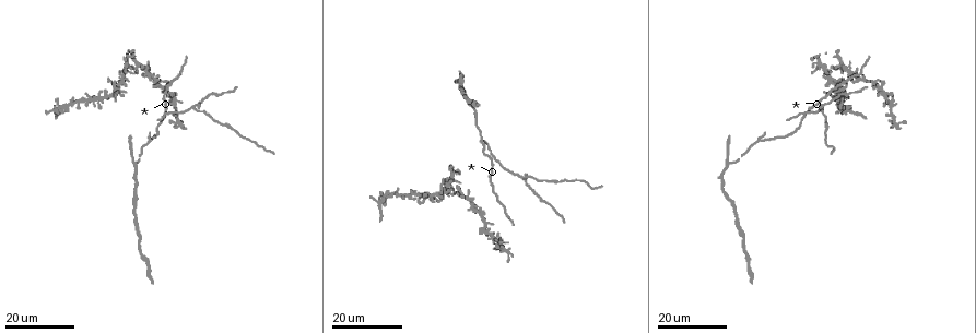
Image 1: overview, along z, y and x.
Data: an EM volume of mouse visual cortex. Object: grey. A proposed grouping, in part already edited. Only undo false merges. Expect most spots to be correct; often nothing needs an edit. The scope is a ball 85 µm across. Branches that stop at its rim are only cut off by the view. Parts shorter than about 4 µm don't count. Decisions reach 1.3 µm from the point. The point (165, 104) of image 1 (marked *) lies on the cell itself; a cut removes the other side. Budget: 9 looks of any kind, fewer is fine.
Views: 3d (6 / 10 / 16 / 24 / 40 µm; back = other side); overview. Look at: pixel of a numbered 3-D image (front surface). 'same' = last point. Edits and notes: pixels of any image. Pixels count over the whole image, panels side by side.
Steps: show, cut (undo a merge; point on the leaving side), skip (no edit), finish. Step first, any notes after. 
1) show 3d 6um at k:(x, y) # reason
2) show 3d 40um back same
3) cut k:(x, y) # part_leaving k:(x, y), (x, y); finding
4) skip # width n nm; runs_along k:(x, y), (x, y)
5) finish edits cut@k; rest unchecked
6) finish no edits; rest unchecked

show 3d 16um at 1:(492, 161)

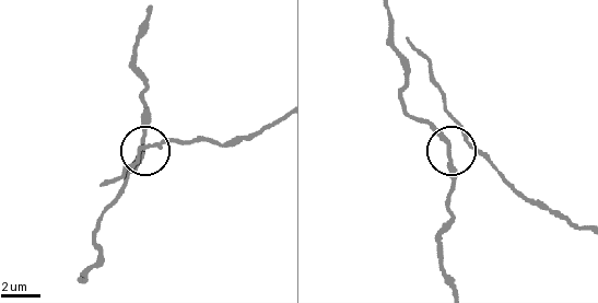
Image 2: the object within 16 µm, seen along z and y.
show 3d 6um at 2:(448, 142)

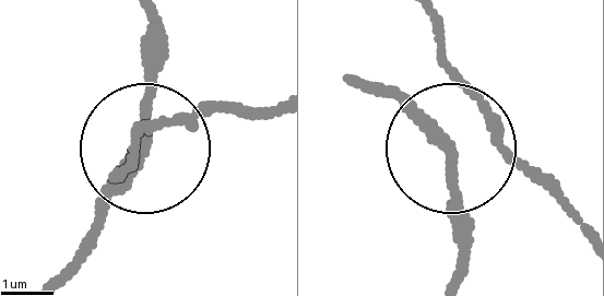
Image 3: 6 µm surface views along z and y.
skip # width 190 nm; continuous, no second cell

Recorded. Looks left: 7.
show 3d 24um at 1:(896, 123) # thick turns thin

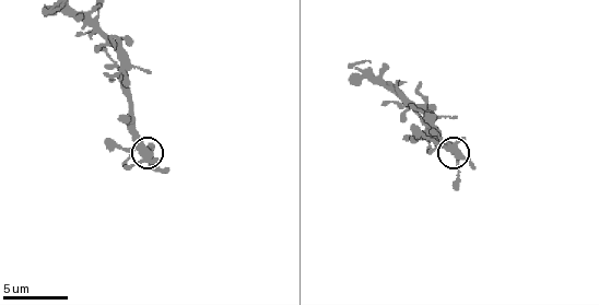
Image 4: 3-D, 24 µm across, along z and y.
show 3d 10um at 4:(151, 153)

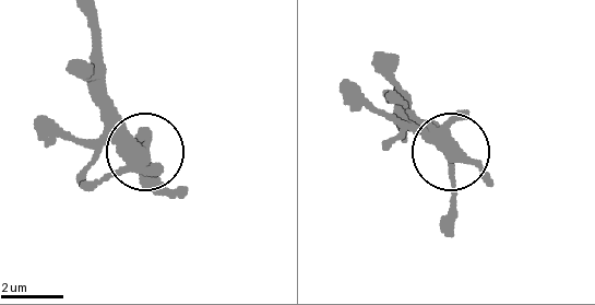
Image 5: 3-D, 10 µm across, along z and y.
skip # width 410 nm; one cell here

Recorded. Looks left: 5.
show 3d 16um at 1:(218, 96) # calibre changes

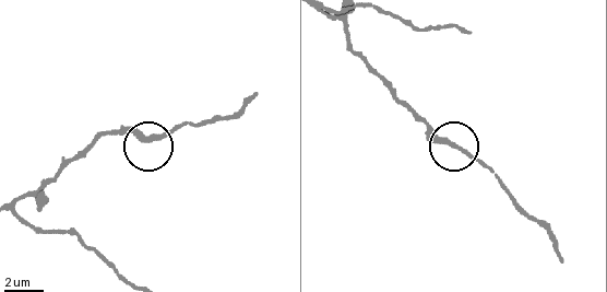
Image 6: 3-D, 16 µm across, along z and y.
show 3d 6um at 6:(161, 138) # closer look

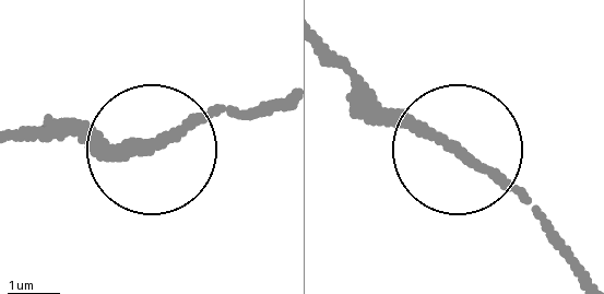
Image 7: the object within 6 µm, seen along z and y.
skip # width 200 nm; runs_along 7:(323, 48), (376, 101), (481, 165), (567, 253); all the same cell

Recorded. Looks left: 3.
show 3d 16um at 1:(192, 108) # branch point

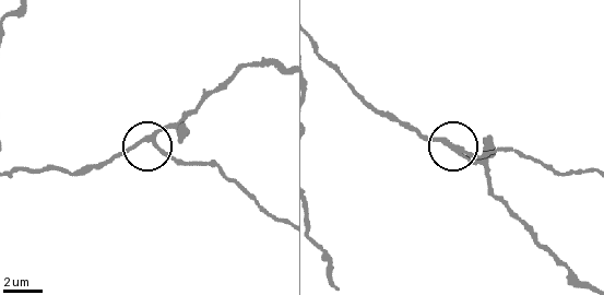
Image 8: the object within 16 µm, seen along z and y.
show 3d 6um at 8:(152, 136)

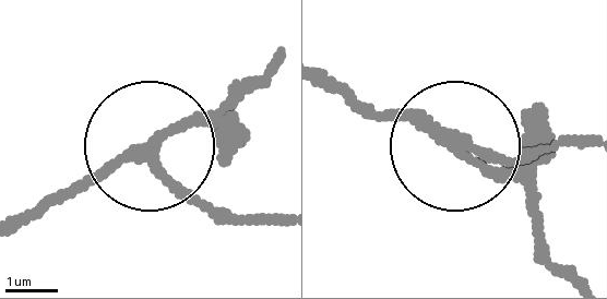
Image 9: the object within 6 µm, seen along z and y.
cut 9:(203, 210) # width 210 nm; part_leaving 9:(158, 158), (206, 202), (272, 219); two cells meet here

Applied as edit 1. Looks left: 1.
finish edits cut@9; rest unchecked

